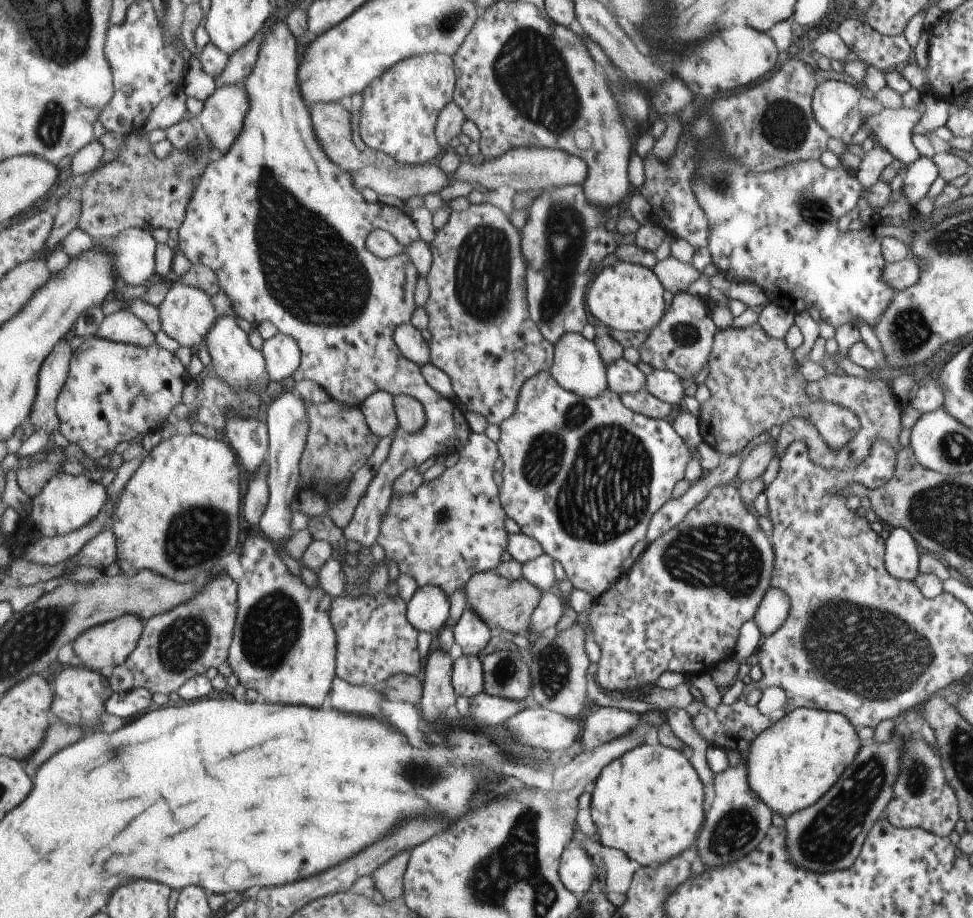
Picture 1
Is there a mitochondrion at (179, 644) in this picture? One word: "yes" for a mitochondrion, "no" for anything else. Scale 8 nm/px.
yes

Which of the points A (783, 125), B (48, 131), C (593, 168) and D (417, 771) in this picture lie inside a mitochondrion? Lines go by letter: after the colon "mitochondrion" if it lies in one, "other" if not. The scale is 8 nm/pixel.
A: mitochondrion
B: mitochondrion
C: other
D: mitochondrion

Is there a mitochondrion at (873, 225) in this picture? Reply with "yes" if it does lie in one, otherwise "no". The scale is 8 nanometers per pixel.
no

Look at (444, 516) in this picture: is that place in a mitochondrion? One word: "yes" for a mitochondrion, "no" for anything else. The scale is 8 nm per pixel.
yes

